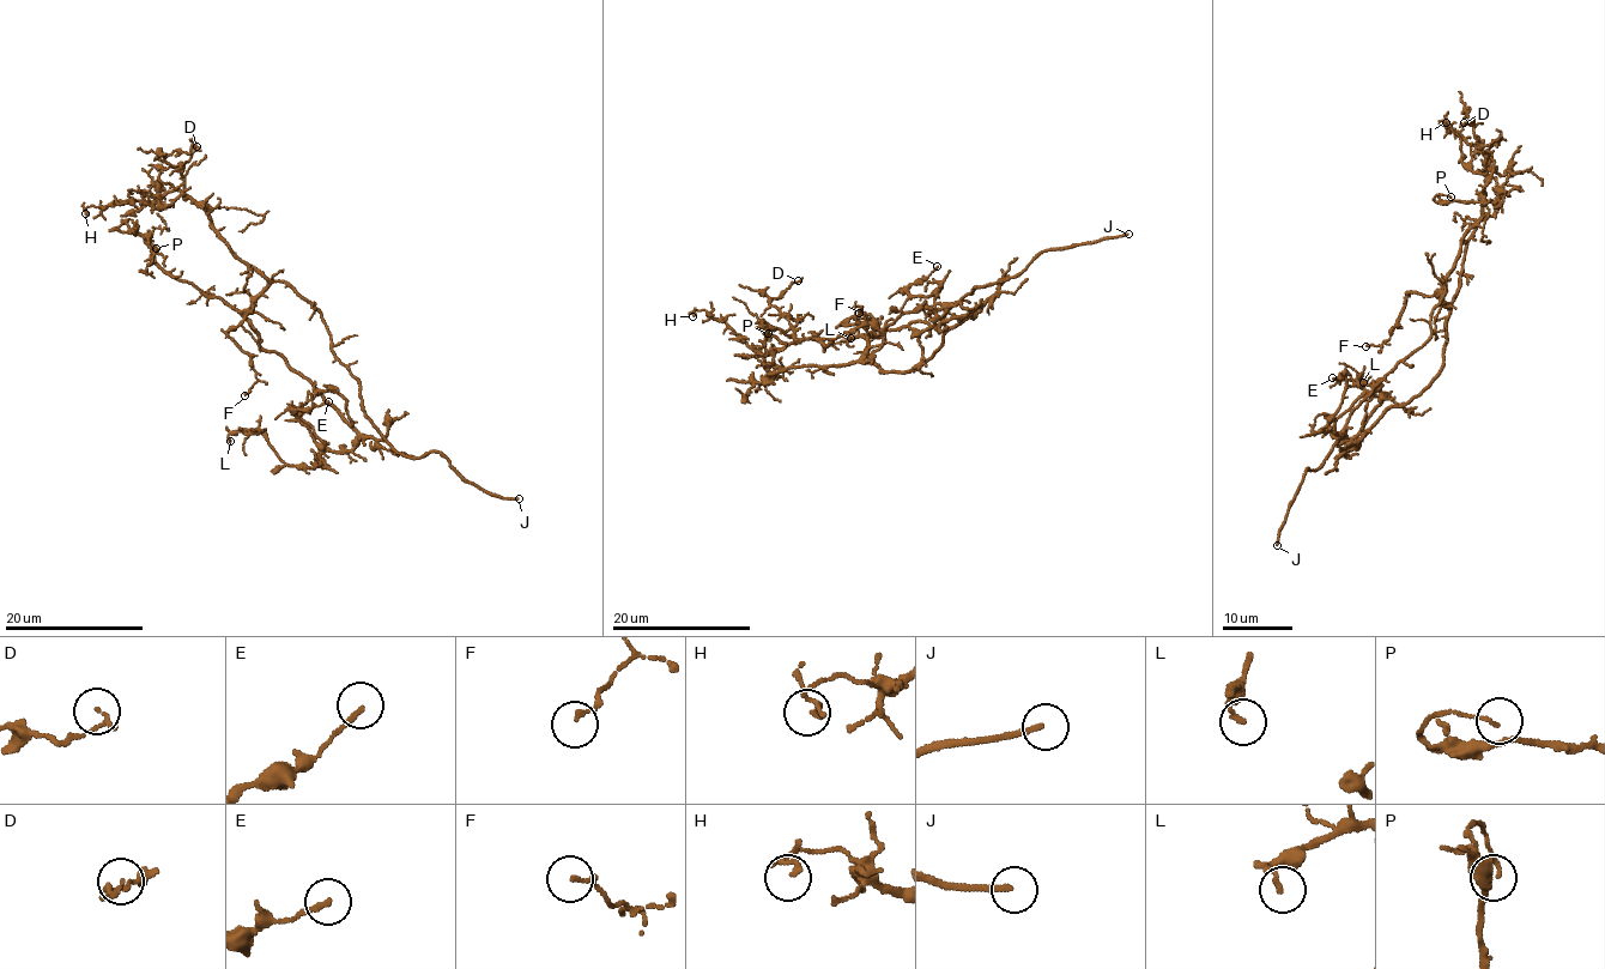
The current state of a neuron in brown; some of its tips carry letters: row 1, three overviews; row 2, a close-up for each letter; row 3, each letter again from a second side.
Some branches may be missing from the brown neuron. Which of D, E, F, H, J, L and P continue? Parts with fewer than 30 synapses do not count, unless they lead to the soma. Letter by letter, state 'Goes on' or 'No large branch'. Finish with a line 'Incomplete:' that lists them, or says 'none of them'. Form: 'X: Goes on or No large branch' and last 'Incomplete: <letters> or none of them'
D: No large branch
E: No large branch
F: No large branch
H: No large branch
J: Goes on
L: No large branch
P: No large branch
Incomplete: J

